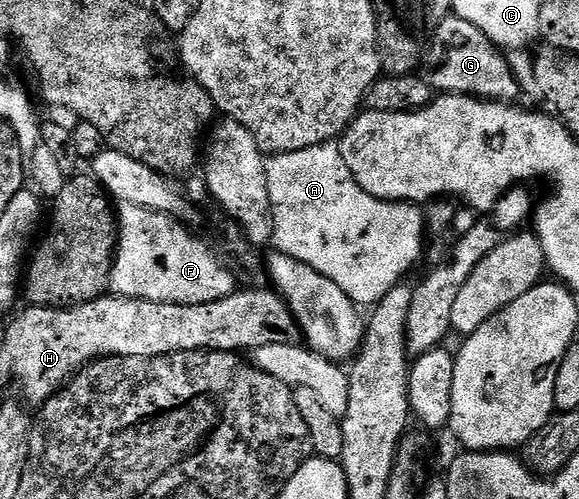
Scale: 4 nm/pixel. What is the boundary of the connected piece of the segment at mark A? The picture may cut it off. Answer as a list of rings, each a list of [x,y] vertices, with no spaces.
[[[336,141],[324,142],[318,146],[311,148],[303,148],[302,150],[287,150],[277,152],[268,159],[269,181],[273,191],[273,242],[276,249],[291,257],[297,258],[305,265],[329,277],[338,286],[344,290],[355,301],[357,306],[361,308],[376,307],[377,303],[383,300],[383,296],[387,296],[387,292],[391,292],[391,288],[402,285],[406,281],[405,278],[413,270],[413,265],[421,258],[421,253],[425,250],[425,230],[427,231],[427,214],[420,205],[412,202],[391,202],[383,198],[377,198],[371,192],[367,192],[358,184],[356,176],[354,176],[351,168],[347,166],[347,160],[341,154],[340,145]]]

